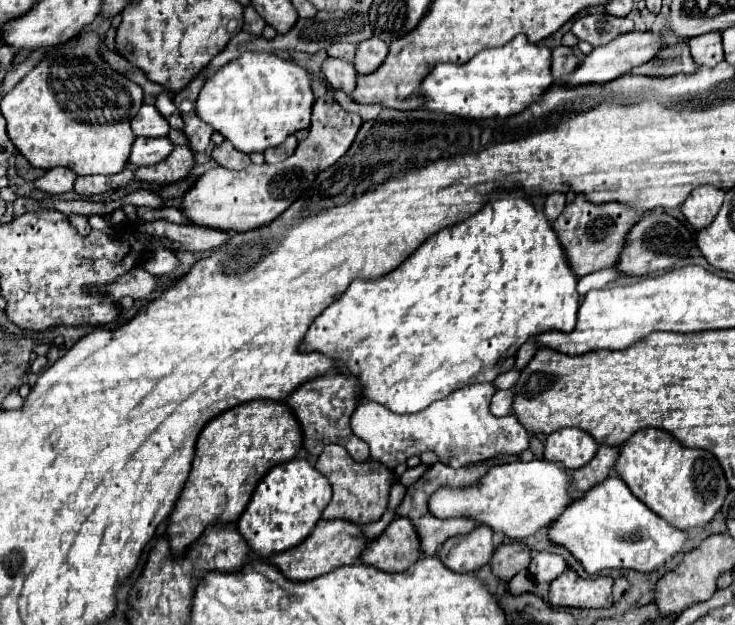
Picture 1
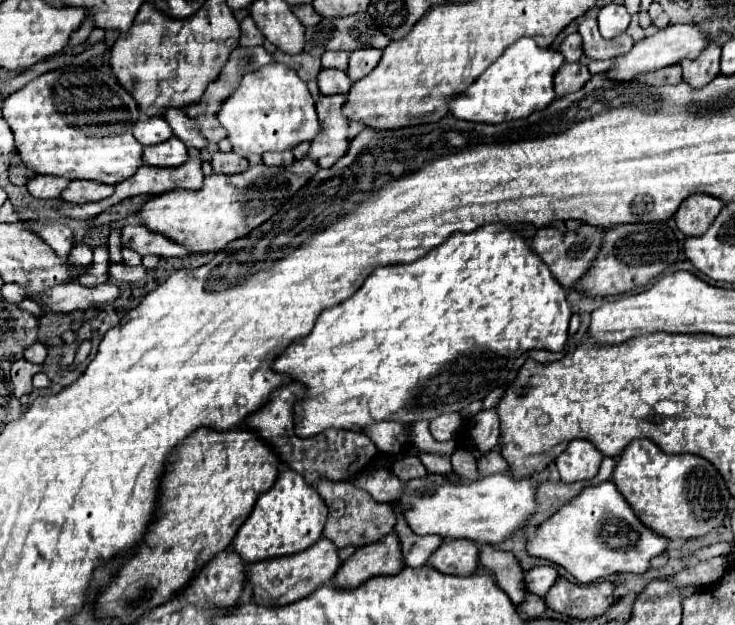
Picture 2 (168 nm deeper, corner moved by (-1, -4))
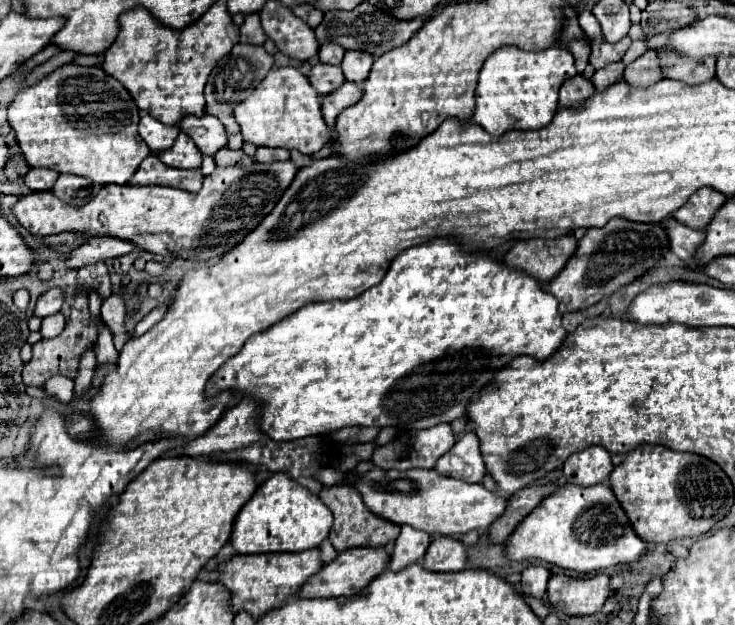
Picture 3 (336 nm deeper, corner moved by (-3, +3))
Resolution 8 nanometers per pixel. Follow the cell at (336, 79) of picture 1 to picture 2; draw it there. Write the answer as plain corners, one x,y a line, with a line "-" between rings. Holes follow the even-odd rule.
322,69
318,75
318,85
320,85
320,93
336,95
336,93
348,93
352,87
352,81
346,71

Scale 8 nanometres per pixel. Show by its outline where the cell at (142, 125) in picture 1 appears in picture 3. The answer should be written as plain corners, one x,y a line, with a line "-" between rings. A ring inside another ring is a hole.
144,114
140,120
140,136
142,140
148,144
148,148
158,154
164,152
166,148
170,148
170,144
174,144
176,136
180,134
178,126
166,126
158,120
154,120
150,114

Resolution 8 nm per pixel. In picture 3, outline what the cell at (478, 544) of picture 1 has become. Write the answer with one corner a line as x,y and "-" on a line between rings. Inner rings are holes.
438,536
430,542
422,566
432,572
458,572
464,570
466,560
466,548
460,540

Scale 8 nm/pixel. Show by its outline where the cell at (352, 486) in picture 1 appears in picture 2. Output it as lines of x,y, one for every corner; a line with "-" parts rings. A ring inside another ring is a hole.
320,479
320,483
316,485
318,493
322,495
322,499
326,501
326,505
332,505
334,499
342,499
346,503
344,515
342,517
328,517
328,523
324,527
324,537
332,539
336,547
346,547
346,545
368,545
374,541
380,541
384,535
388,535
394,525
396,525
396,515
394,515
394,507
390,503
378,503
370,497
370,493
354,487
350,481
330,481
330,479

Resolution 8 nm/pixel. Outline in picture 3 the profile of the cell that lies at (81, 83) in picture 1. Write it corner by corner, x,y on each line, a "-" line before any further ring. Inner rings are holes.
66,64
40,80
36,86
20,90
8,108
8,120
30,166
52,168
58,174
84,176
102,186
128,184
140,162
150,154
146,142
136,136
140,110
130,92
118,80
96,66
84,68
76,64

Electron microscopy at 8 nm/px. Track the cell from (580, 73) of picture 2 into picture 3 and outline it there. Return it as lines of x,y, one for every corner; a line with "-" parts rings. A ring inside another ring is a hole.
576,74
560,88
560,108
580,108
586,102
586,96
590,96
590,92
594,92
592,82
582,78
582,74

